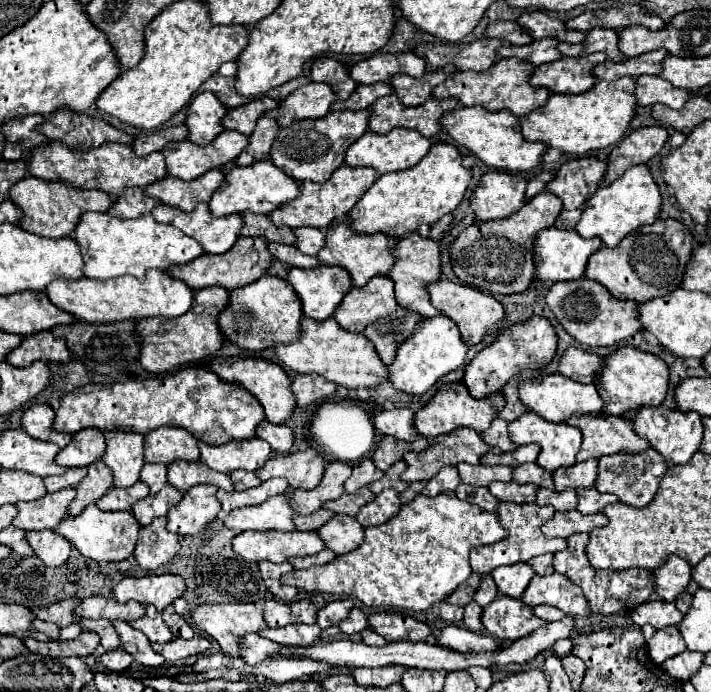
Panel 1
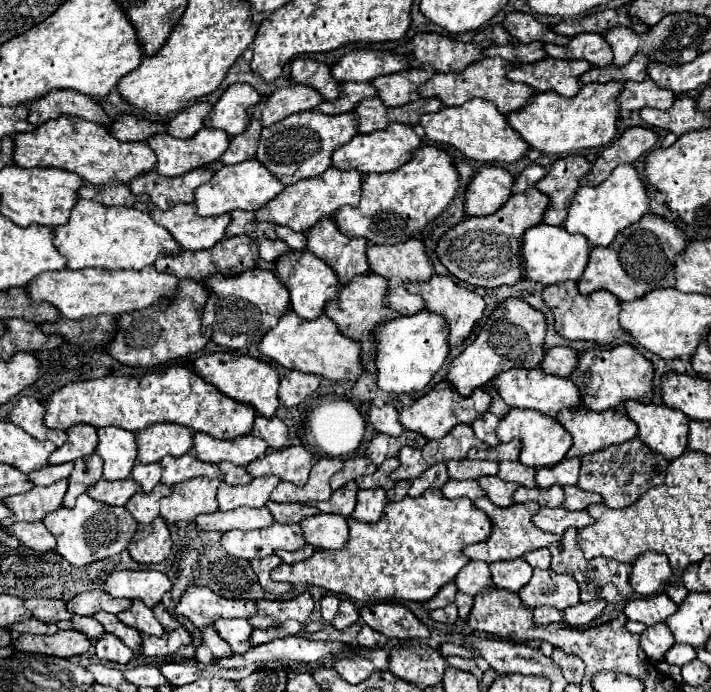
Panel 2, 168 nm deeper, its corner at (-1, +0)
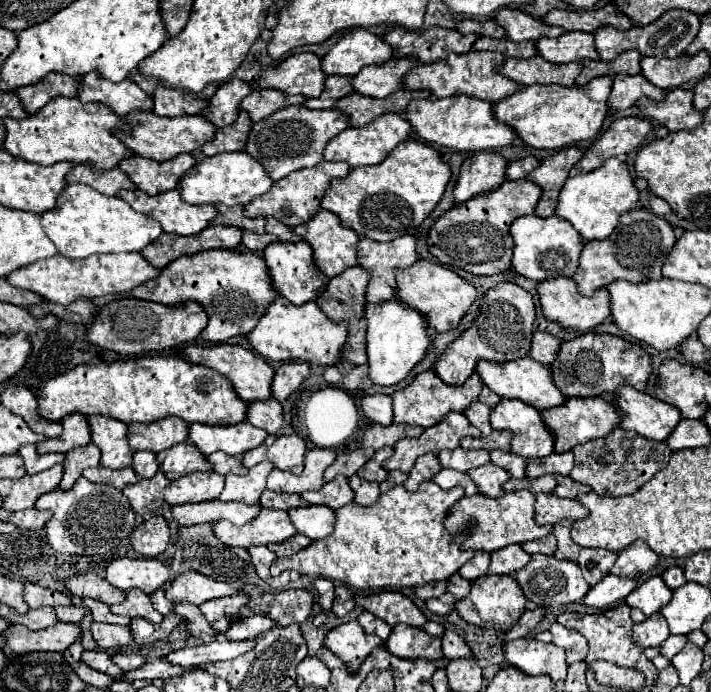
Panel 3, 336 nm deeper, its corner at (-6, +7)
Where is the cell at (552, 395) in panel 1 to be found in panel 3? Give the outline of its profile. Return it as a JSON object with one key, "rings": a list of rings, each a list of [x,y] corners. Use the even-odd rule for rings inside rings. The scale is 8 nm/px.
{"rings":[[[529,356],[519,358],[519,360],[511,360],[511,362],[493,362],[493,360],[479,360],[477,362],[477,374],[481,378],[481,382],[491,388],[497,396],[501,398],[517,398],[527,402],[529,406],[543,410],[543,408],[553,408],[565,402],[565,396],[559,392],[559,388],[553,384],[549,370],[539,364],[533,362]]]}

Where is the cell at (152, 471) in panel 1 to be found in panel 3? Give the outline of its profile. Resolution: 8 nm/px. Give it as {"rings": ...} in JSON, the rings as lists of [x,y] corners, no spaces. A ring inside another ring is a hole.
{"rings":[[[145,450],[145,452],[135,452],[135,454],[133,454],[133,466],[131,466],[131,468],[133,468],[135,474],[141,476],[141,478],[153,478],[155,472],[159,470],[157,460],[155,460],[155,454],[149,452],[149,450]]]}

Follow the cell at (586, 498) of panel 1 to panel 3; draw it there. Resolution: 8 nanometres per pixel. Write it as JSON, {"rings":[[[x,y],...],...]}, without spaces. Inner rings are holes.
{"rings":[[[555,476],[555,480],[557,480],[555,494],[561,496],[561,498],[577,498],[577,494],[591,490],[589,486],[583,486],[583,484],[571,480],[569,476]]]}

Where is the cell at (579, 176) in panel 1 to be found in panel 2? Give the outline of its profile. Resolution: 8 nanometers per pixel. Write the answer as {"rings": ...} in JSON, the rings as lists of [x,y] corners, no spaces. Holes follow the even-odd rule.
{"rings":[[[568,155],[558,159],[548,175],[536,183],[536,187],[550,197],[550,207],[544,213],[544,223],[564,225],[570,201],[574,199],[580,179],[590,171],[592,163],[582,155]]]}

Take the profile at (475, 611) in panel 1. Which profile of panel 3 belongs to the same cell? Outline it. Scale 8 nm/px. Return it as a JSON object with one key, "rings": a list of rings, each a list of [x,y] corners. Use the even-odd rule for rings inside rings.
{"rings":[[[459,574],[449,576],[449,580],[447,580],[447,592],[453,594],[455,600],[461,600],[463,596],[467,596],[469,590],[471,590],[471,582],[469,582],[469,580],[461,578]]]}

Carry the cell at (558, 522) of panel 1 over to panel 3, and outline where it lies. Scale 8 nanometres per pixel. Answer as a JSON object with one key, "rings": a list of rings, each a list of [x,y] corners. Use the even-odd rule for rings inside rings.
{"rings":[[[535,494],[535,522],[537,524],[557,524],[559,520],[579,520],[585,518],[589,512],[585,506],[579,504],[579,500],[559,498],[555,494]]]}

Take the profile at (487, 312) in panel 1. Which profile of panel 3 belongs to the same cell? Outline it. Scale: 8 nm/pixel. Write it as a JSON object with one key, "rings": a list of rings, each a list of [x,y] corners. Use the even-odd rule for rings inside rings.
{"rings":[[[417,260],[413,266],[405,270],[397,270],[395,280],[397,280],[397,298],[409,304],[411,308],[419,310],[427,318],[429,328],[433,332],[447,332],[449,328],[457,326],[463,314],[477,300],[477,292],[469,282],[459,278],[453,270],[445,268],[443,264],[435,264],[427,260]]]}

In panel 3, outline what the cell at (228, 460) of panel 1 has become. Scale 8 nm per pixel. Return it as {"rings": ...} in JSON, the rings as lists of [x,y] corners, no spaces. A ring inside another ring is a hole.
{"rings":[[[239,422],[233,426],[209,426],[209,424],[191,424],[189,426],[189,442],[195,444],[205,456],[211,452],[227,452],[231,456],[243,454],[257,444],[263,444],[267,432],[255,428],[249,422]]]}

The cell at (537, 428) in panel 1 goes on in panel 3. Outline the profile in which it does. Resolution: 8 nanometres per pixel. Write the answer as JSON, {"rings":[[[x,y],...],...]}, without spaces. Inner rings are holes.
{"rings":[[[503,398],[491,410],[491,424],[495,430],[511,430],[511,452],[523,458],[543,458],[553,452],[553,436],[545,428],[539,412],[521,402]]]}

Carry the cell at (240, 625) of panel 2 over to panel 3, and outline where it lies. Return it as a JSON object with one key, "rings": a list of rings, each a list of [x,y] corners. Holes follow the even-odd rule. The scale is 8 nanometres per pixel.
{"rings":[[[239,590],[237,596],[207,600],[205,604],[199,606],[199,610],[209,620],[215,632],[223,632],[239,618],[239,610],[247,604],[247,600],[249,596],[243,590]]]}

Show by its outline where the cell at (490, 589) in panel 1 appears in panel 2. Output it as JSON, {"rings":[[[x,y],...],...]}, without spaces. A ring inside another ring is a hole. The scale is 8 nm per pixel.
{"rings":[[[470,561],[458,575],[456,575],[456,585],[460,591],[476,597],[478,593],[484,593],[488,589],[496,589],[492,583],[492,575],[486,563],[482,561]]]}

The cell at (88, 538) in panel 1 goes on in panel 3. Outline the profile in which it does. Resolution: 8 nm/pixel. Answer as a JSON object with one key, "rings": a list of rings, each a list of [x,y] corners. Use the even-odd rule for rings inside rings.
{"rings":[[[83,476],[73,484],[71,490],[53,490],[49,494],[39,496],[35,508],[53,512],[51,520],[45,524],[45,534],[51,548],[57,552],[81,556],[109,554],[119,544],[119,540],[131,534],[135,524],[135,512],[131,510],[127,498],[117,488],[107,484],[93,484]]]}

